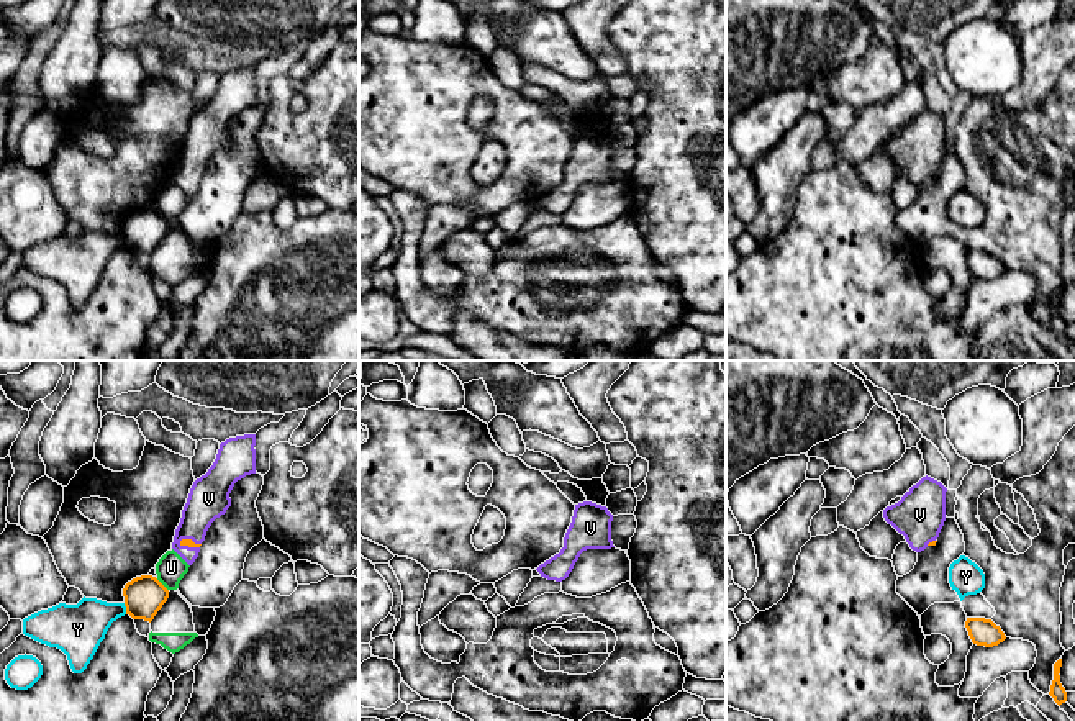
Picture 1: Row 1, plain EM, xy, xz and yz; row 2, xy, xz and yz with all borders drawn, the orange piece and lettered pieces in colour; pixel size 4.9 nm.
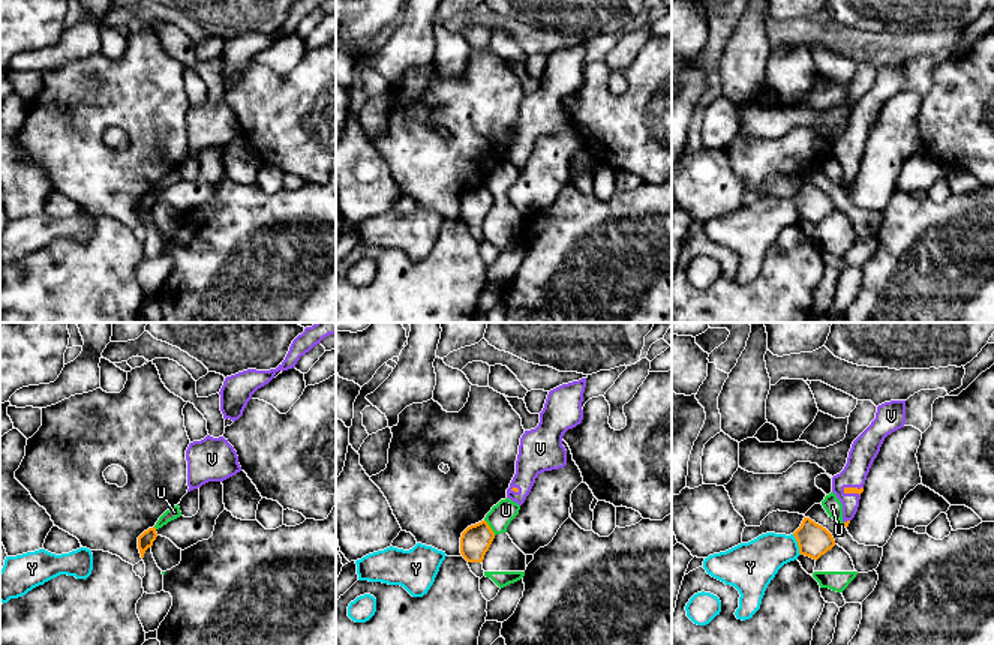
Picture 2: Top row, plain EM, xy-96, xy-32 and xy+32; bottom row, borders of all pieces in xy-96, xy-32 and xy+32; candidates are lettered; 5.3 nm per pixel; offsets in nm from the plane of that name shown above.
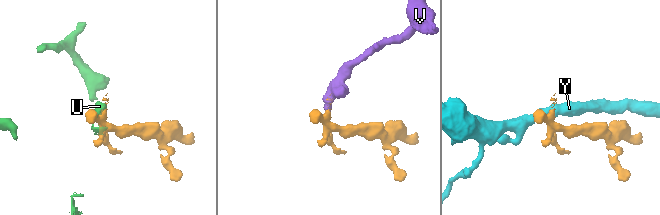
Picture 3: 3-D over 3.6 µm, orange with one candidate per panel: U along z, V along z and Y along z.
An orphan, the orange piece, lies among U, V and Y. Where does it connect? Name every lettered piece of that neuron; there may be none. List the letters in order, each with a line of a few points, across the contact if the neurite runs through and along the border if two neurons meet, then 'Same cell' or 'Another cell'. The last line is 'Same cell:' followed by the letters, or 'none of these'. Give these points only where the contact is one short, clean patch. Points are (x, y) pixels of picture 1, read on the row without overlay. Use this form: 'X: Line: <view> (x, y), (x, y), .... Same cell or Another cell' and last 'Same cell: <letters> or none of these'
U: Line: xy (156, 212), (167, 223). Another cell
V: Line: xy (189, 176), (190, 179), (195, 151), (208, 131). Same cell
Y: Line: xy (123, 236), (127, 246). Another cell
Same cell: V

